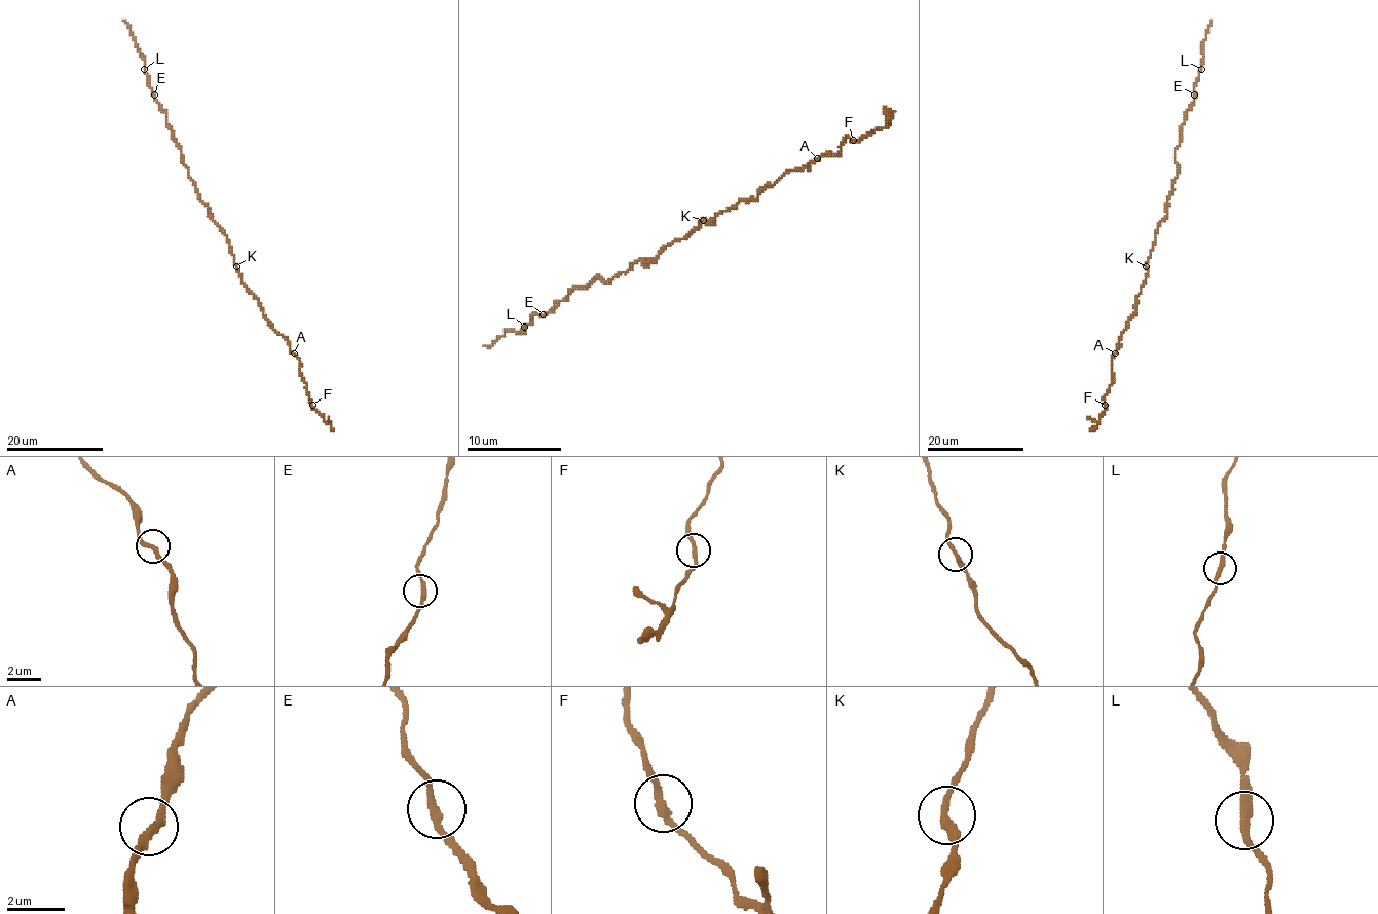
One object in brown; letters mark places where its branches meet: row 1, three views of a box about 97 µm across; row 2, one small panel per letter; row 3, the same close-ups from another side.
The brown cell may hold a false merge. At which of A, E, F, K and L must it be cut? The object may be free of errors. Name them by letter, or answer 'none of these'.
none of these

